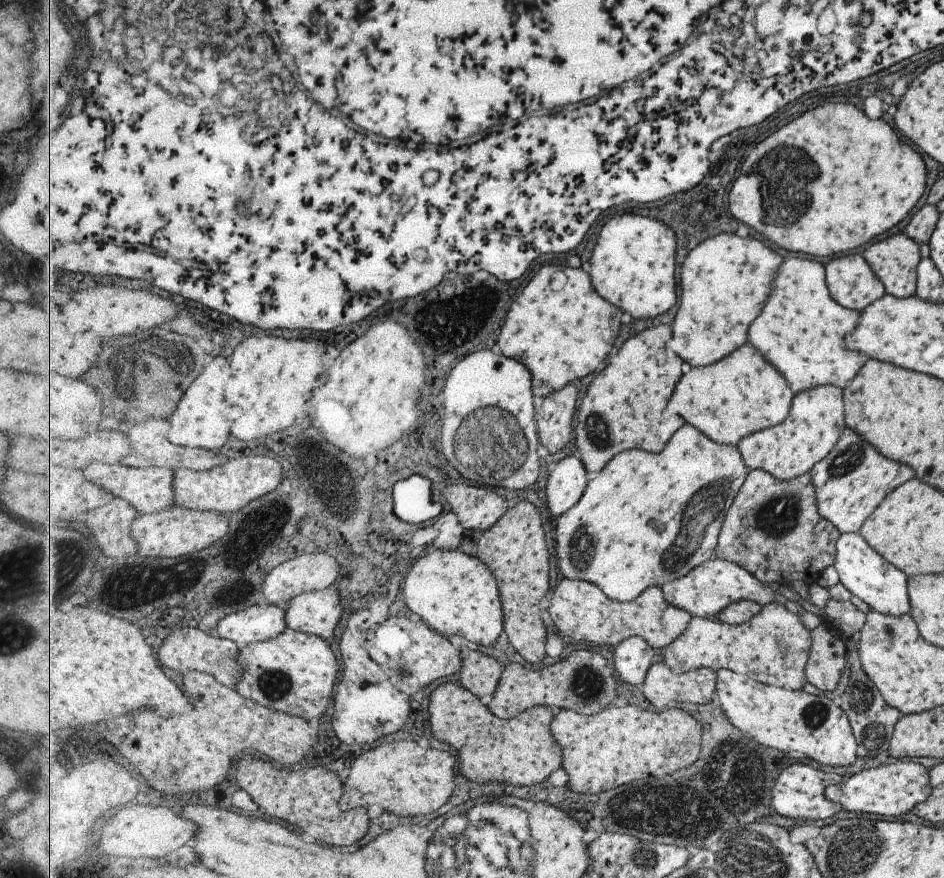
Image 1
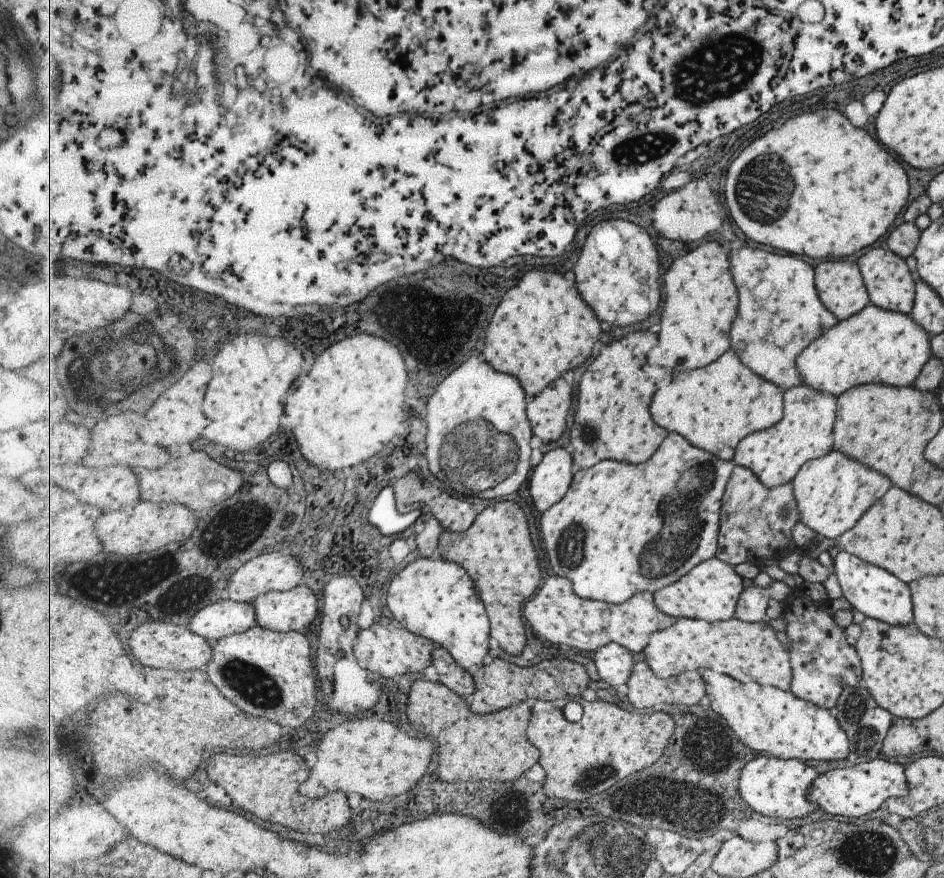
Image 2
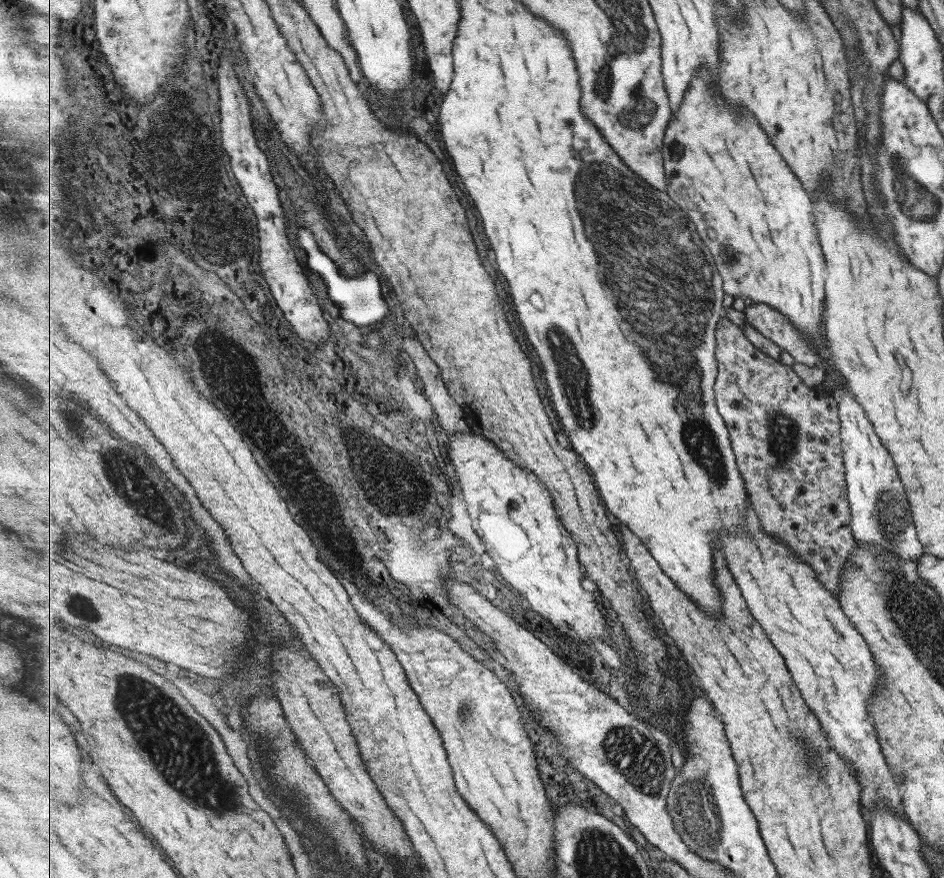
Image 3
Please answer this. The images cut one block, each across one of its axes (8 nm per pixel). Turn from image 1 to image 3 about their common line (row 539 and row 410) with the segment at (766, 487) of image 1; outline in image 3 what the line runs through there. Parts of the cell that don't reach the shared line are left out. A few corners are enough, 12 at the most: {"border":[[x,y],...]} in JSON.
{"border":[[717,324],[751,510],[831,595],[855,550],[837,402]]}

